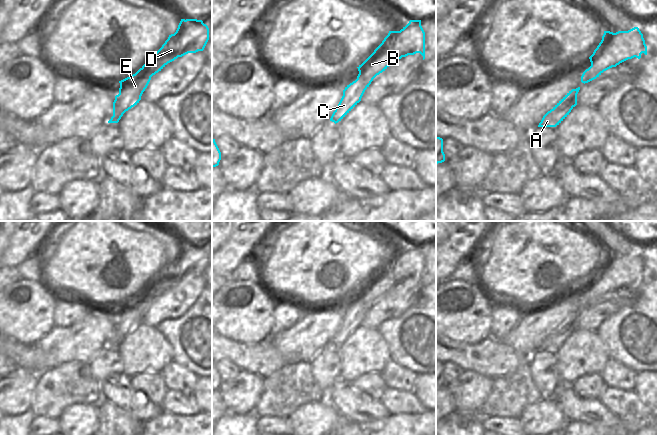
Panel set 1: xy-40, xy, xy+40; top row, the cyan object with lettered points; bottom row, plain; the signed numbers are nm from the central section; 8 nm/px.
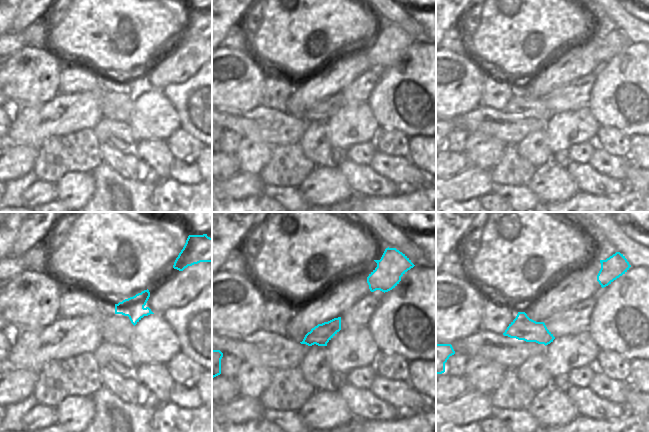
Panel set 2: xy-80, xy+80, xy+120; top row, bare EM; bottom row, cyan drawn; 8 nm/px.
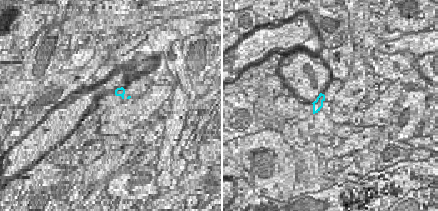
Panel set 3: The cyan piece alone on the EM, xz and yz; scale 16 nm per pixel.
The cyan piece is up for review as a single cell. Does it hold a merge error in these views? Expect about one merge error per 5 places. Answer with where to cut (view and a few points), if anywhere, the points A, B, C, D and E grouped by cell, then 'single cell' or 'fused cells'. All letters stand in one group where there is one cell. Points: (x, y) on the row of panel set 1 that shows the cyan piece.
no cut | A B C D E | single cell

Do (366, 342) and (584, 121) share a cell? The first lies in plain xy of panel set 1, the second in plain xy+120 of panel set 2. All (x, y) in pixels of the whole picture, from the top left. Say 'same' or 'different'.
same

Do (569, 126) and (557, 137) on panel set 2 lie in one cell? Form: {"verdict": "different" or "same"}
{"verdict": "same"}

